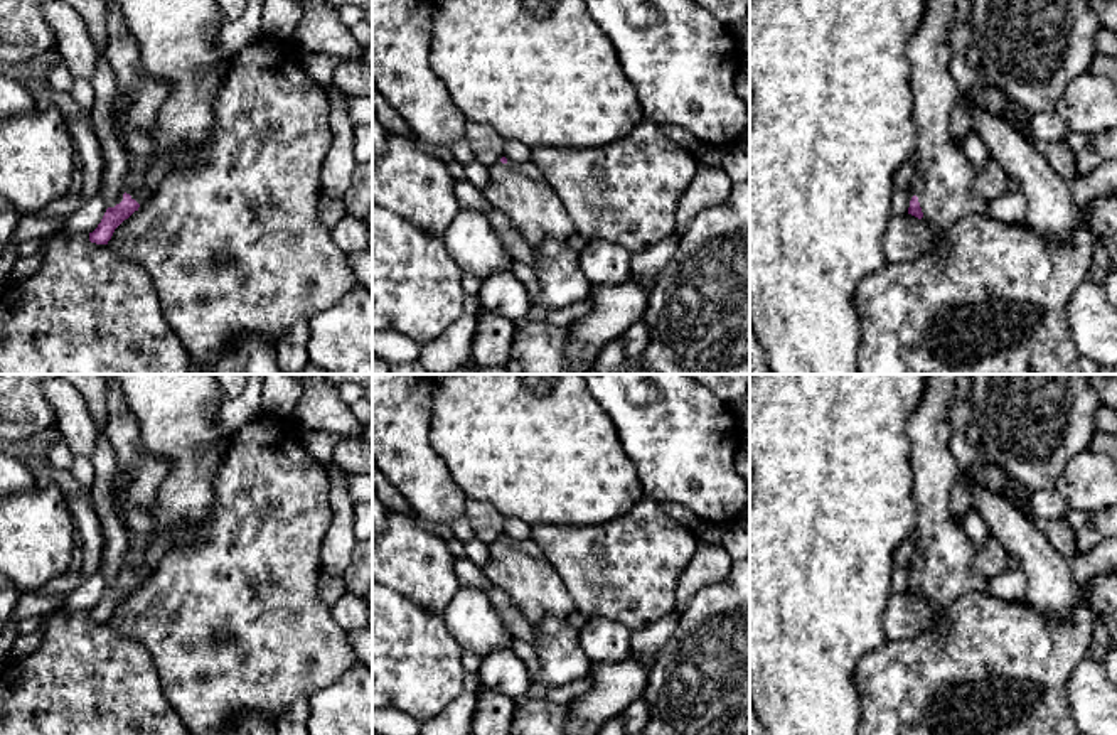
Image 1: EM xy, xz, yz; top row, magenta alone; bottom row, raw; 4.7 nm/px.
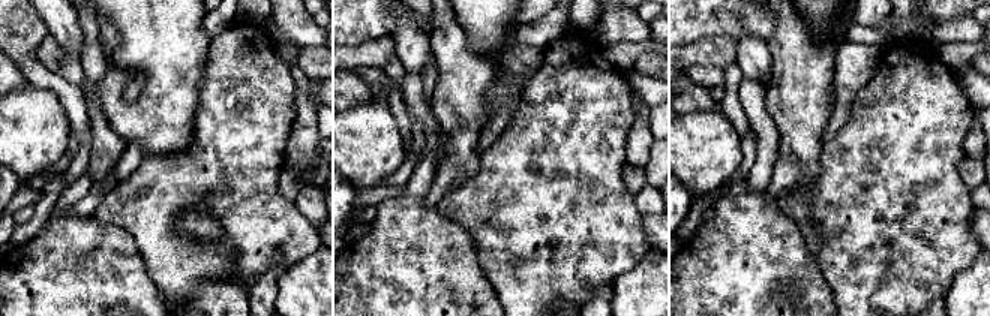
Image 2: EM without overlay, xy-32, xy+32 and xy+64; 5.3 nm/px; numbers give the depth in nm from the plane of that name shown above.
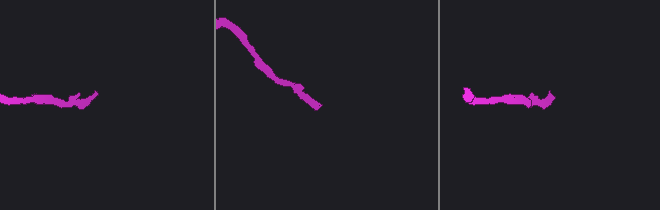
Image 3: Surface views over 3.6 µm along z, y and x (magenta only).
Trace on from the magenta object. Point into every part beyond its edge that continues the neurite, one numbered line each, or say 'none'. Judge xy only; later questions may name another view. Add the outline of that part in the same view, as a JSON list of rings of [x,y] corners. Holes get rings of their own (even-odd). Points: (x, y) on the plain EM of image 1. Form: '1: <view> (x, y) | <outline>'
1: xy (138, 543) | [[[130,533],[130,541],[131,541],[131,551],[126,560],[125,570],[130,571],[131,577],[135,577],[138,580],[136,571],[140,570],[145,553],[147,553],[150,543],[153,541],[153,538]],[[123,571],[116,577],[115,583],[123,578]]]

